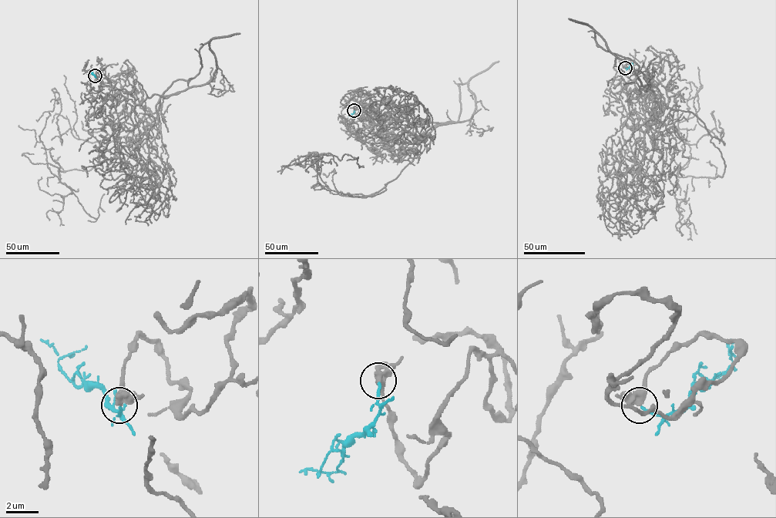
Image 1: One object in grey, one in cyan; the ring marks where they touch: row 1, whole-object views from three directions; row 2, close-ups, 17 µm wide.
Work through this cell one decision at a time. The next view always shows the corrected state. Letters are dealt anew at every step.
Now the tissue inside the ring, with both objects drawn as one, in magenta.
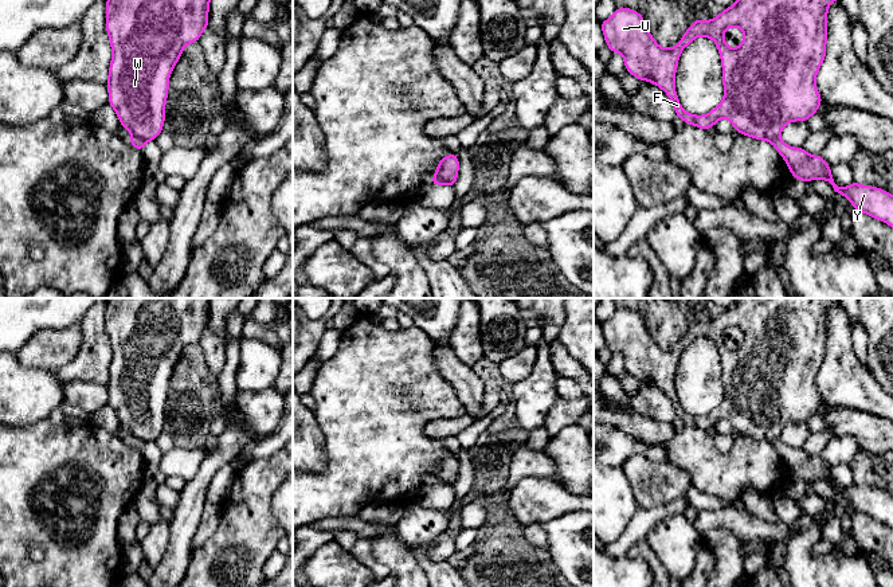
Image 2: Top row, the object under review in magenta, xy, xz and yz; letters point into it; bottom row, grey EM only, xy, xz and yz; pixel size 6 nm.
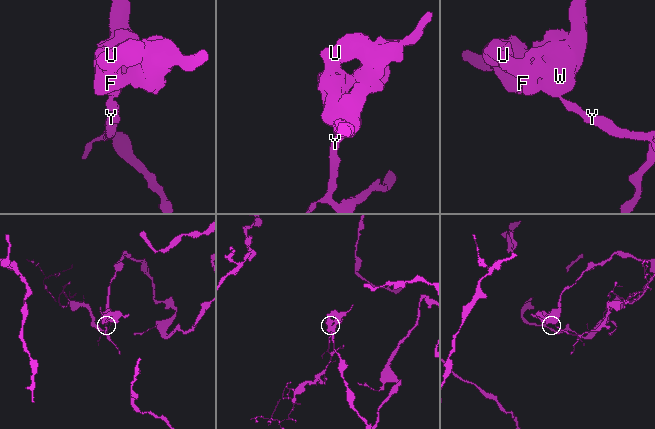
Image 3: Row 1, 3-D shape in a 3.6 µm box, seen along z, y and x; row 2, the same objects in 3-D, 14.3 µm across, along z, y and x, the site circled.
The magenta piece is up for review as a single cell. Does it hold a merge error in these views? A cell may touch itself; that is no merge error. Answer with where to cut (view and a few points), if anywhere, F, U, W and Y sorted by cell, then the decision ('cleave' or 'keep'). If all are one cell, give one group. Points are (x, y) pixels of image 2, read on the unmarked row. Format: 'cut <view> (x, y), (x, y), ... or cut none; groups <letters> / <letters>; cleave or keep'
cut xy (132, 437), (144, 443); groups F U W / Y; cleave

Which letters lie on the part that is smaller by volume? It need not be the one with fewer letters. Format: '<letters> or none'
Y

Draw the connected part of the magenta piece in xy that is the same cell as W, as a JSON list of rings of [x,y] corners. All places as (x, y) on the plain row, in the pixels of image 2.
[[[109,298],[106,332],[111,345],[109,404],[132,438],[153,442],[162,433],[169,375],[187,345],[208,328],[211,298]]]

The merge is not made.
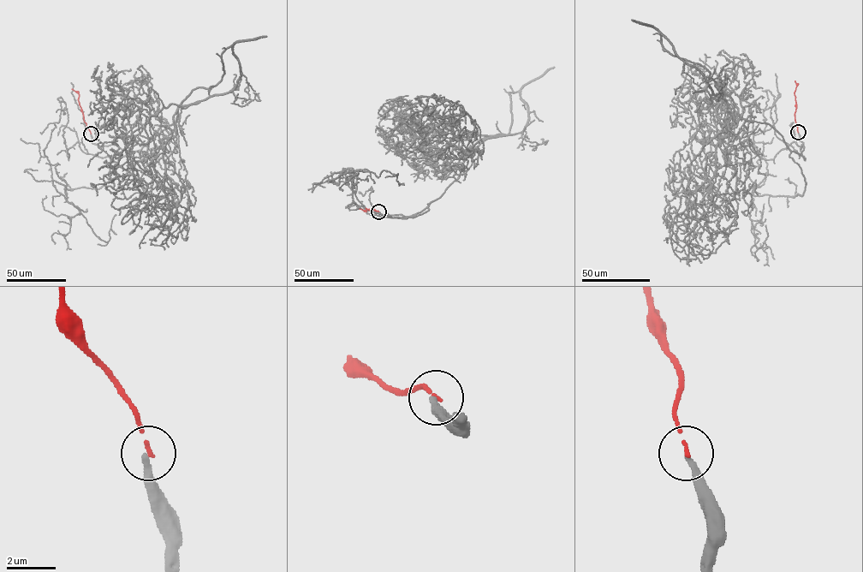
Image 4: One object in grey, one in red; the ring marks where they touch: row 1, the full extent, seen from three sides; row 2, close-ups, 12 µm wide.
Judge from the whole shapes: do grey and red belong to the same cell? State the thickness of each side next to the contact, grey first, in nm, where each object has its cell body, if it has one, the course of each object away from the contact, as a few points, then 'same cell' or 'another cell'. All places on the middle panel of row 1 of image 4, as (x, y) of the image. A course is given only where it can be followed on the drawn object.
280 nm thick on the grey side, 120 nm on the other; no cell body on grey; no cell body on red; grey runs (378, 211), (424, 210), (508, 133), (509, 92), (526, 104), (521, 132), (462, 151), (434, 94), (422, 133); red runs (378, 211), (360, 208); another cell

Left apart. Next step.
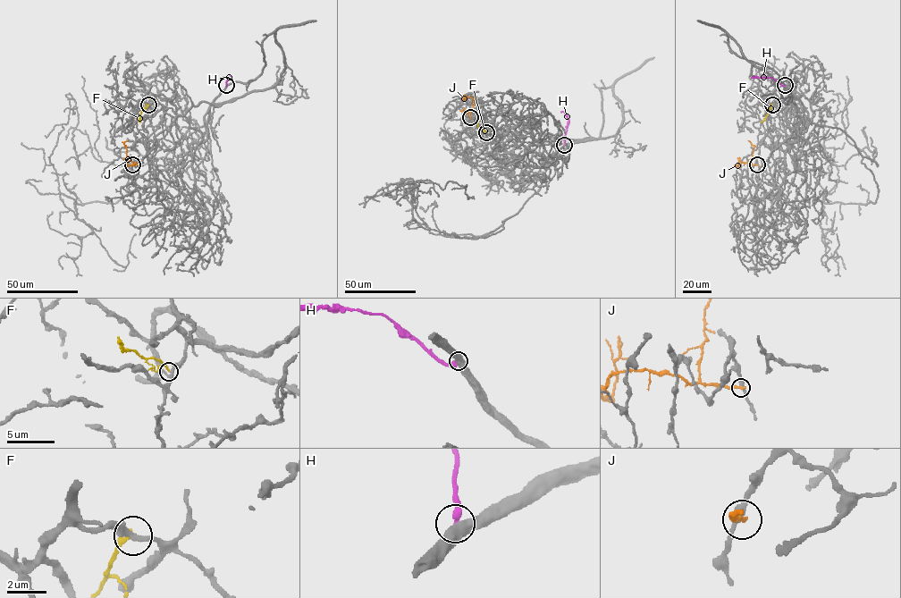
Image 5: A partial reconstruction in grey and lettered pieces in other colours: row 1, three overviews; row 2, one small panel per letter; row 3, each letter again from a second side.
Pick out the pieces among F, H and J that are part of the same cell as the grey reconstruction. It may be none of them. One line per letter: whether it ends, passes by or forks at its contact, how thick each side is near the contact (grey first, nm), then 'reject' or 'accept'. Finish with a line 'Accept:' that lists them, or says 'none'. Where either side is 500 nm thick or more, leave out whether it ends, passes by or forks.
F: it passes by; 280 nm thick on the grey side, 130 nm on the other; reject
H: 500 nm thick on the grey side, 320 nm on the other; reject
J: it ends there; 320 nm thick on the grey side, 240 nm on the other; reject
Accept: none

